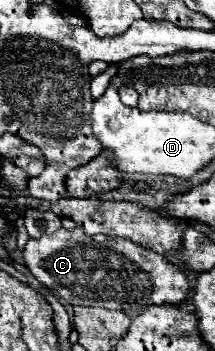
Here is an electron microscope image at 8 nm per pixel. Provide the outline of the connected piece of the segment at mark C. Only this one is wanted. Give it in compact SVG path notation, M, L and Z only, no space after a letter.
M60 229L52 235L42 235L42 239L30 239L24 249L24 261L30 269L30 273L48 289L54 291L58 299L70 305L86 305L86 307L104 307L104 309L118 309L128 313L130 317L136 317L144 313L150 305L162 305L162 303L180 303L186 299L186 293L190 291L190 283L184 275L184 271L168 261L164 255L140 247L128 239L110 239L104 235L88 237L82 233L82 229L66 231Z

